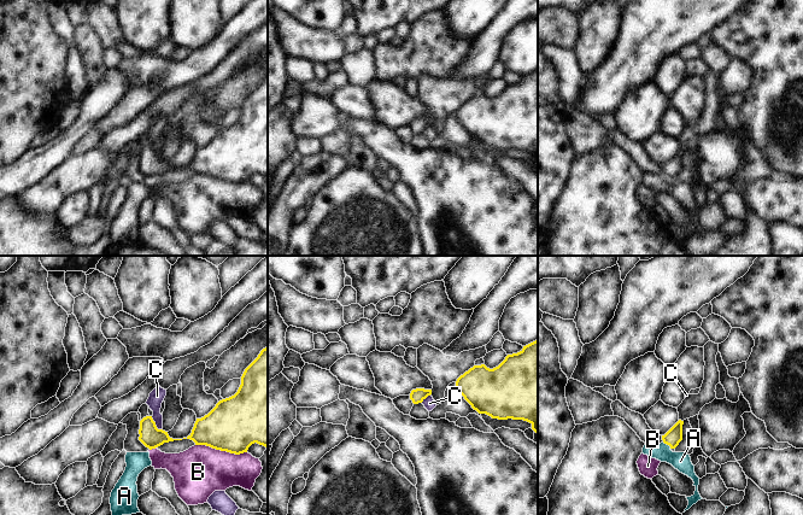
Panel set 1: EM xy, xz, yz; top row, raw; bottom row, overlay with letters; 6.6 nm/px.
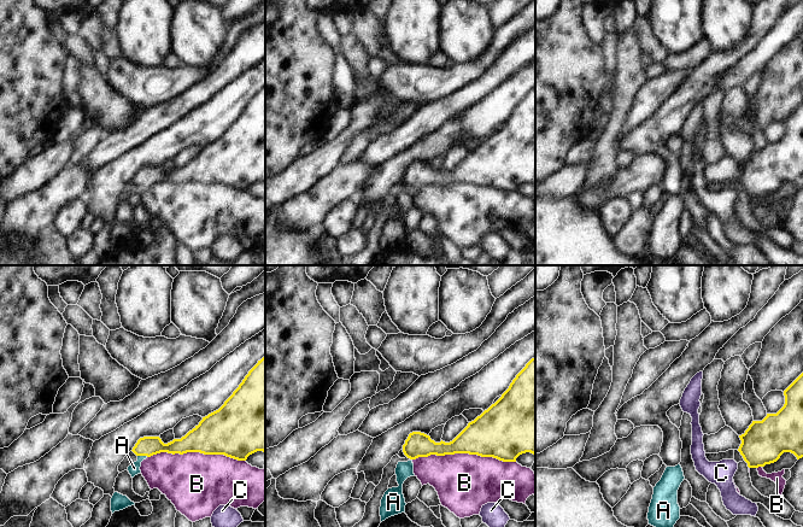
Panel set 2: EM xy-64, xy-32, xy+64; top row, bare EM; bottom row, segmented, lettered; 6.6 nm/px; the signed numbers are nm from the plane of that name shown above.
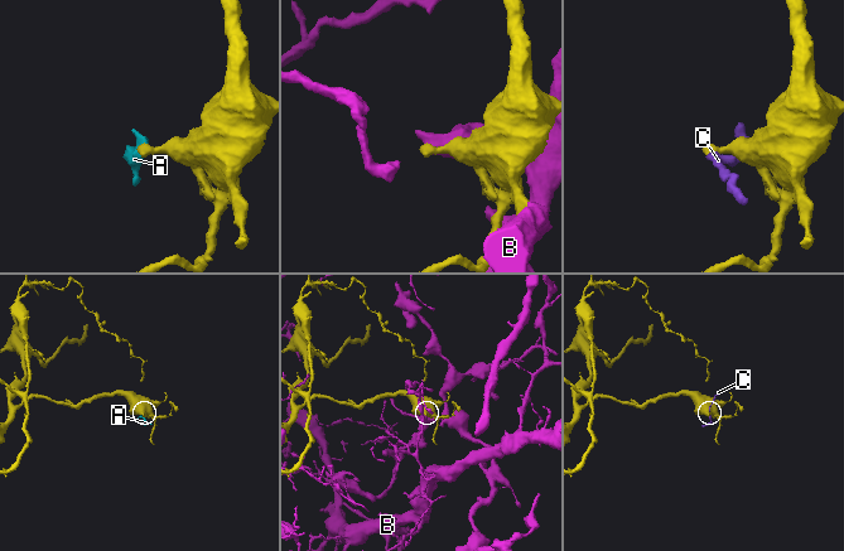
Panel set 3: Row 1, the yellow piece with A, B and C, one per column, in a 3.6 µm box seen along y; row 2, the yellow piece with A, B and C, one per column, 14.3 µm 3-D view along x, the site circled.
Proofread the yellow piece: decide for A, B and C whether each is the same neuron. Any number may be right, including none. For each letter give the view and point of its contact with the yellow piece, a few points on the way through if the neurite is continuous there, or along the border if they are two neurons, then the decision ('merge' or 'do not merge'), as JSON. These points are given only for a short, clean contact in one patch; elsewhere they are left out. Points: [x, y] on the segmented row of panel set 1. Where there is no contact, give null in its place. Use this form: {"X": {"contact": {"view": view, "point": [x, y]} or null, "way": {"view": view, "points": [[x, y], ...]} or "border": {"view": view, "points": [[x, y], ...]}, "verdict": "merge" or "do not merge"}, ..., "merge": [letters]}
{"A": {"contact": {"view": "yz", "point": [667, 444]}, "border": {"view": "yz", "points": [[662, 442], [670, 448]]}, "verdict": "do not merge"}, "B": {"contact": {"view": "xy", "point": [221, 450]}, "verdict": "do not merge"}, "C": {"contact": {"view": "xy", "point": [154, 425]}, "border": {"view": "xy", "points": [[151, 416], [154, 425], [162, 429]]}, "verdict": "do not merge"}, "merge": []}

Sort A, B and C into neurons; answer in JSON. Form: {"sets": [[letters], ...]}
{"sets": [["A", "C"], ["B"]]}

